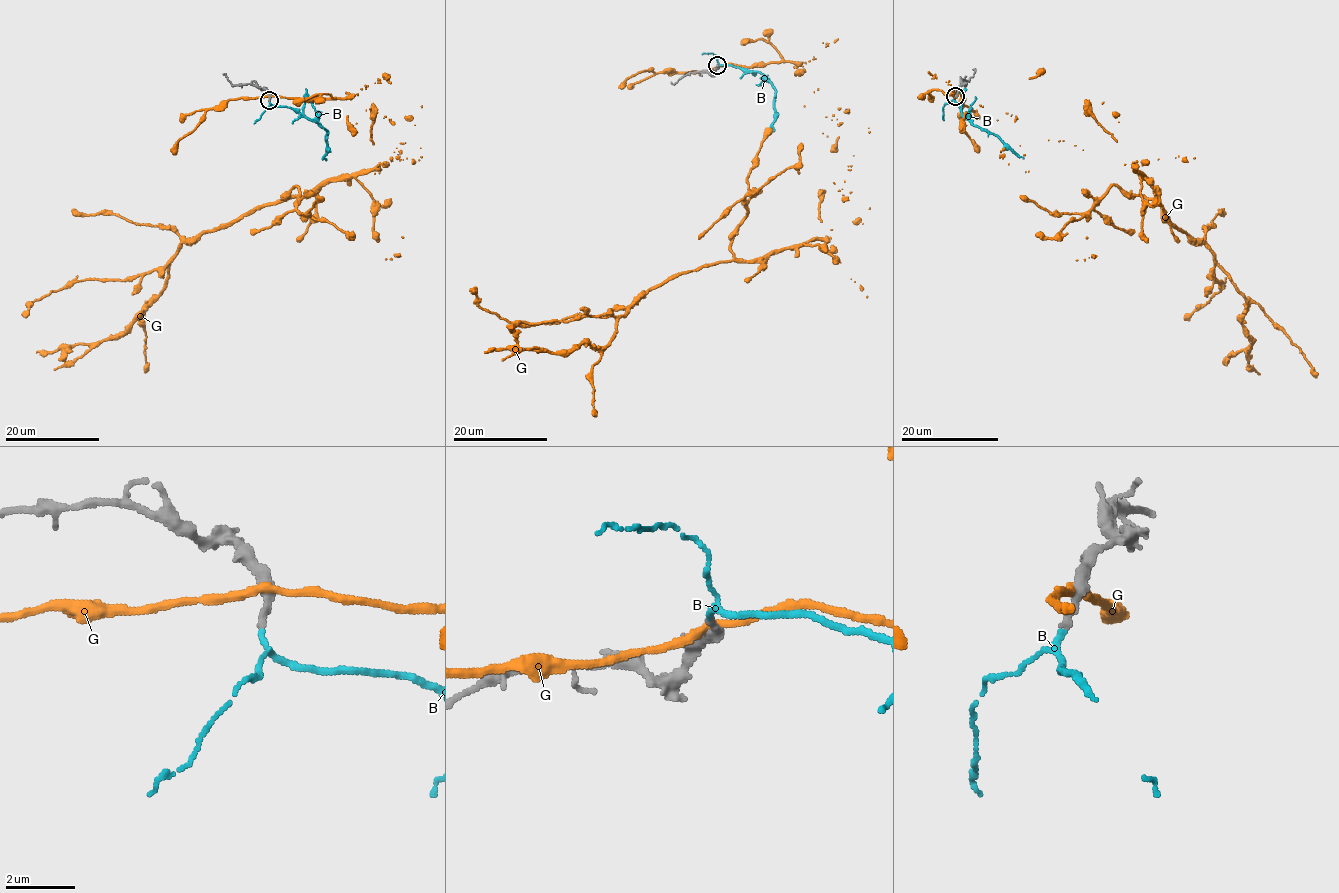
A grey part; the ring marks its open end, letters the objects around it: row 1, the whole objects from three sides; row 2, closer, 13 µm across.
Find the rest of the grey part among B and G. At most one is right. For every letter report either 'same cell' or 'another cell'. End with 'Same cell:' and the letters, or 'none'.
B: same cell
G: another cell
Same cell: B

